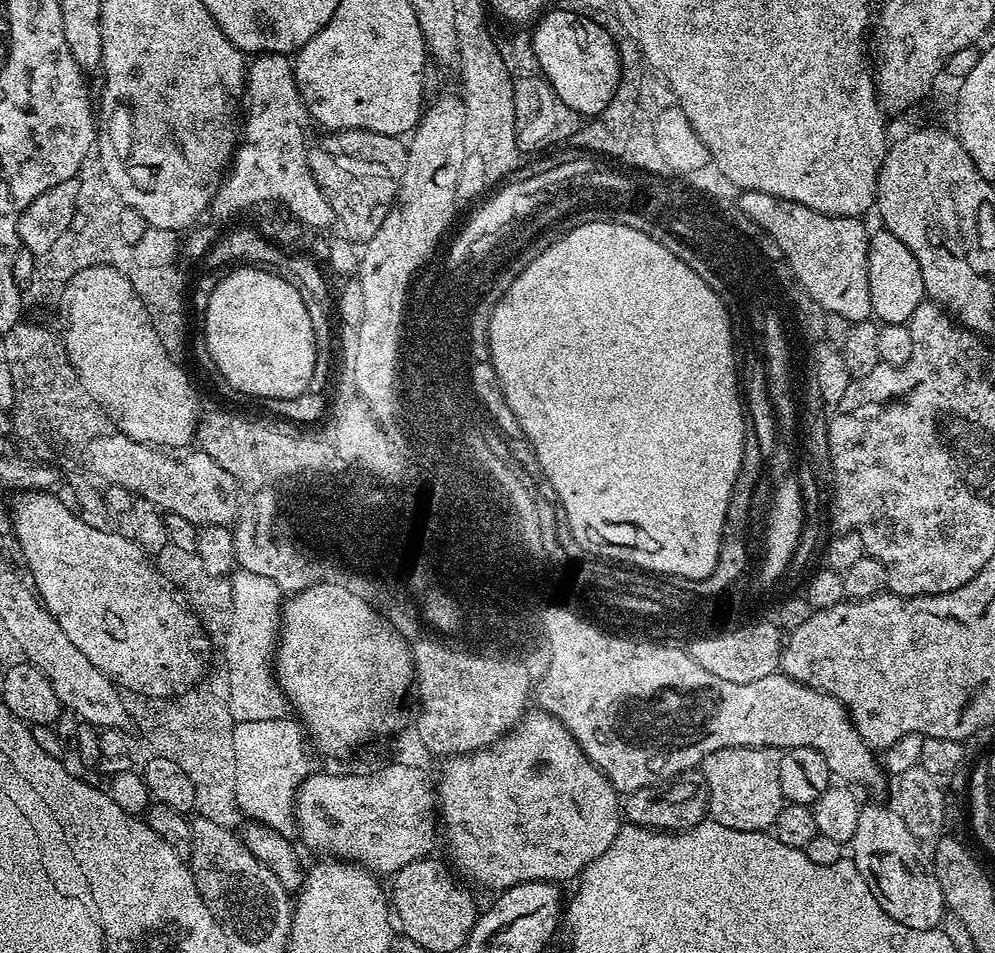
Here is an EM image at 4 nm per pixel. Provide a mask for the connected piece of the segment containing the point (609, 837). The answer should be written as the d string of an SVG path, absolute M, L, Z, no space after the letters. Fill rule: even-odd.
M543 710L535 711L525 711L514 729L494 744L502 746L502 743L506 744L510 740L506 756L500 754L500 762L498 756L494 758L494 772L490 772L480 782L480 786L476 780L468 778L468 786L466 782L464 786L460 784L460 788L454 786L454 790L446 790L444 796L442 788L434 788L438 820L442 825L442 844L448 847L447 859L451 867L473 885L481 884L484 888L503 890L539 880L555 884L562 883L562 880L573 881L586 865L609 849L622 827L620 794L607 775L589 759L558 718ZM548 724L550 736L552 728L560 728L562 736L570 736L570 742L558 742L558 746L554 746L558 750L554 752L548 752Z

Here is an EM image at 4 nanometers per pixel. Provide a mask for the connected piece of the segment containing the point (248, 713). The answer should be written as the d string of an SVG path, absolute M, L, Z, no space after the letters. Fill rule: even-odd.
M236 570L230 576L230 604L231 600L234 622L228 635L228 655L235 664L230 705L232 720L237 724L283 720L289 715L290 705L276 682L273 660L282 627L282 591L270 578Z

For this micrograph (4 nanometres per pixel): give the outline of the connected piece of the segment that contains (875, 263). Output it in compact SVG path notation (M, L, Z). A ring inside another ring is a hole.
M887 230L873 231L868 237L868 277L870 278L870 302L872 316L880 324L907 324L918 310L918 304L926 299L922 270L918 270L918 258L906 250L896 235Z

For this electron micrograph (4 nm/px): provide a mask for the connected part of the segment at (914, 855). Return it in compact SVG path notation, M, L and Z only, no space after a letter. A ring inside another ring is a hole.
M865 803L858 814L858 830L850 845L850 859L858 874L866 878L870 894L878 898L878 906L911 928L939 928L946 916L944 895L932 870L929 857L923 852L921 841L907 829L907 822L895 807Z

